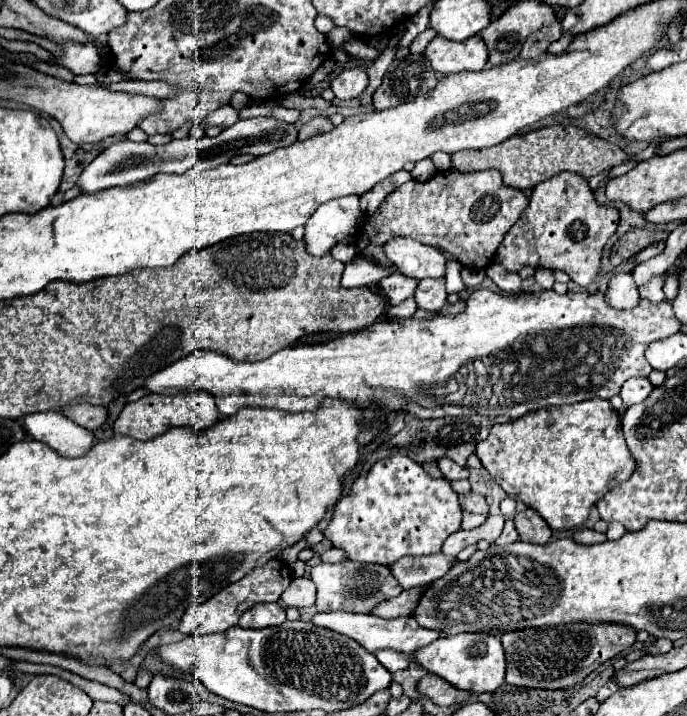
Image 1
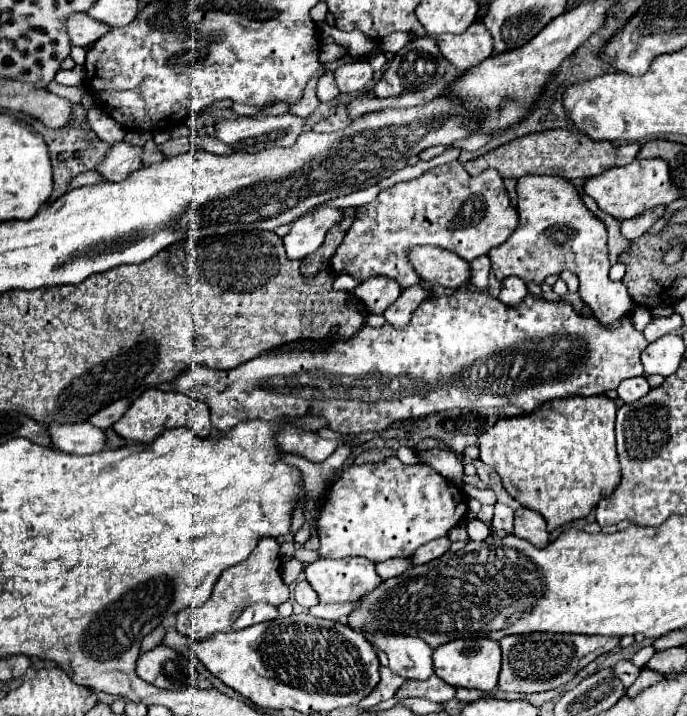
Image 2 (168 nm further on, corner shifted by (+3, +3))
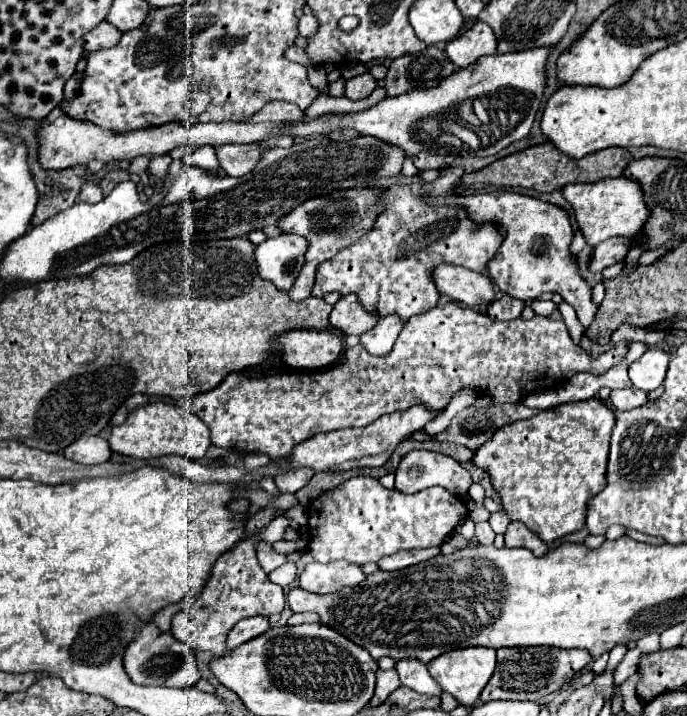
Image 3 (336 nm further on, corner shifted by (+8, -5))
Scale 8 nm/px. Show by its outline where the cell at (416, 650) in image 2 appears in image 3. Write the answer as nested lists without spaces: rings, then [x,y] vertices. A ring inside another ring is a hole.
[[[402,658],[400,662],[396,662],[394,668],[400,676],[402,686],[408,686],[420,694],[440,694],[442,692],[440,686],[428,674],[428,668],[424,662],[416,658]]]

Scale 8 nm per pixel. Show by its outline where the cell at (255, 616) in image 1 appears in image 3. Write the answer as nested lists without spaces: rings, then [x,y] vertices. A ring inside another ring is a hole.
[[[256,616],[256,618],[244,618],[240,620],[228,634],[228,640],[226,640],[226,646],[228,650],[234,650],[236,646],[260,636],[262,632],[266,632],[270,628],[268,624],[268,618],[264,616]]]

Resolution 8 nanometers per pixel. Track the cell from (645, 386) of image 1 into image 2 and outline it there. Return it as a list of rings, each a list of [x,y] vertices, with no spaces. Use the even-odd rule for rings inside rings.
[[[643,376],[627,378],[627,380],[621,382],[619,388],[617,388],[619,398],[621,398],[623,402],[627,402],[627,404],[629,404],[629,402],[635,402],[635,400],[639,400],[639,398],[643,398],[647,392],[649,392],[649,384],[647,384],[647,380],[645,380]]]

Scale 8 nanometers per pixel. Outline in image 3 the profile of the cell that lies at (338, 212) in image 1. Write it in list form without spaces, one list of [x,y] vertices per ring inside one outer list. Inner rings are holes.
[[[280,234],[256,246],[256,262],[262,278],[276,284],[280,290],[290,290],[296,274],[304,264],[308,240],[296,234]]]

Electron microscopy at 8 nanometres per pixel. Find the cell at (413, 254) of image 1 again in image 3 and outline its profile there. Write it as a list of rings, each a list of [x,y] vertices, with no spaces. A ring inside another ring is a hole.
[[[440,264],[432,272],[432,280],[440,294],[450,296],[452,300],[466,306],[476,306],[494,298],[490,278],[462,266]]]

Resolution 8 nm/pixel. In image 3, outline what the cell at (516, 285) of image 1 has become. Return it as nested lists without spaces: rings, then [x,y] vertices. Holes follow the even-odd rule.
[[[502,296],[498,300],[494,300],[490,306],[488,306],[488,316],[492,320],[514,320],[522,314],[524,310],[524,302],[518,300],[518,298],[512,298],[512,296]]]

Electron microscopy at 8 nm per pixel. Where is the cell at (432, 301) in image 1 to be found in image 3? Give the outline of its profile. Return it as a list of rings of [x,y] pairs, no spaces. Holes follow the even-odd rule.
[[[388,314],[388,316],[380,318],[372,330],[364,332],[360,336],[360,342],[364,344],[364,348],[370,354],[382,356],[382,354],[388,354],[392,350],[402,328],[404,328],[404,320],[398,318],[398,314]]]

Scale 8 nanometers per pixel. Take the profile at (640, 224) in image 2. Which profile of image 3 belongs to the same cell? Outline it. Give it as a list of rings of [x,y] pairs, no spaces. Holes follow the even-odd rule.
[[[608,238],[608,242],[600,242],[600,246],[594,248],[590,270],[602,272],[606,266],[612,266],[624,260],[630,248],[632,248],[632,242],[628,238]]]

